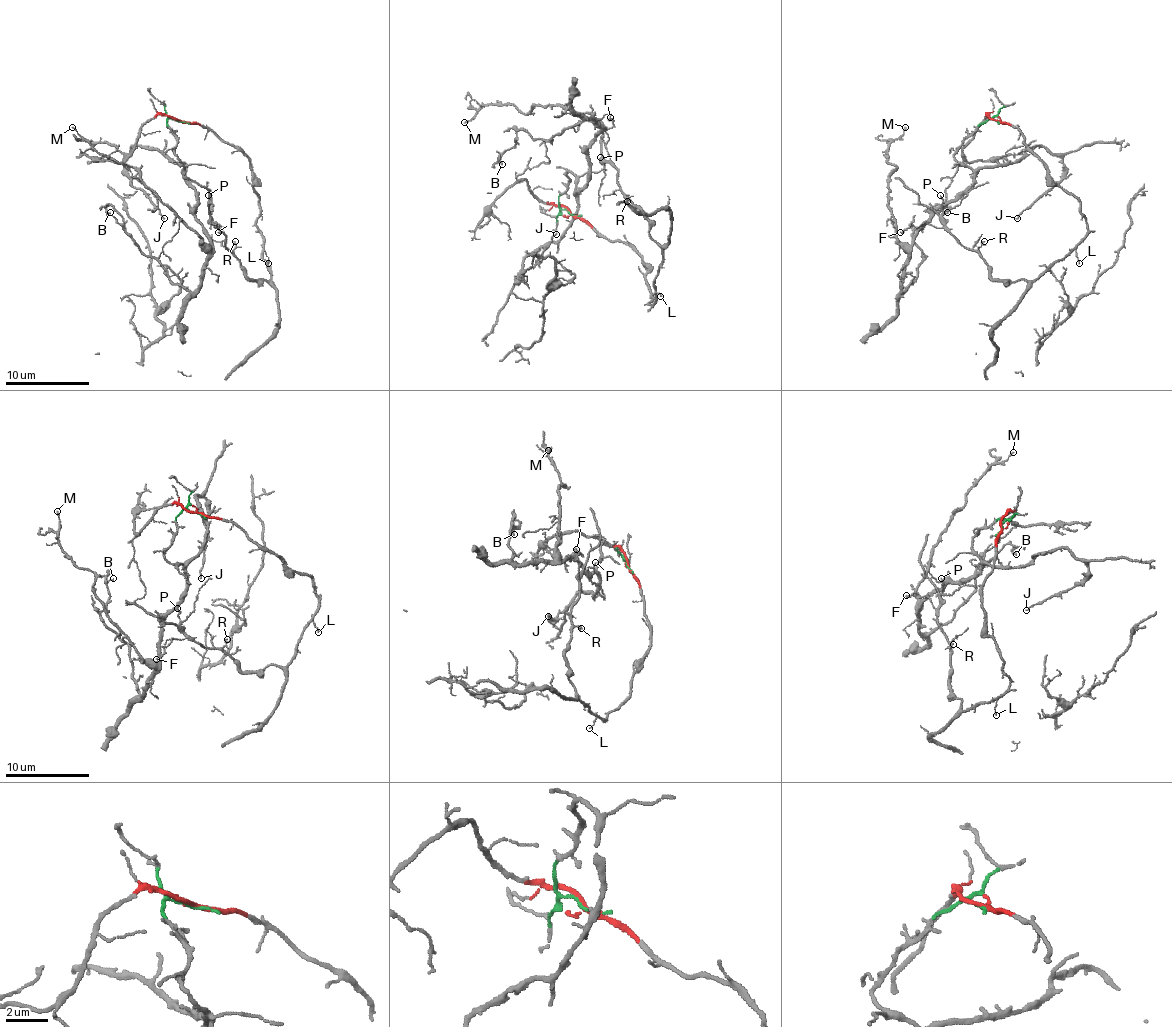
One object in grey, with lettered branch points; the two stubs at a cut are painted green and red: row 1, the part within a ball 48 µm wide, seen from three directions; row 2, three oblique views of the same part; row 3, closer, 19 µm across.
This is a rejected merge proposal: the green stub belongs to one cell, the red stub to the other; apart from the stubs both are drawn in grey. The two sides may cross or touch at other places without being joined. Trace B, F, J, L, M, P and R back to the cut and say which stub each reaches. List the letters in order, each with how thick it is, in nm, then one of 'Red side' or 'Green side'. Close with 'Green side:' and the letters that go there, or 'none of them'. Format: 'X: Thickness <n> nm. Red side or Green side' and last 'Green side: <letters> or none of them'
B: Thickness 120 nm. Green side
F: Thickness 140 nm. Red side
J: Thickness 120 nm. Green side
L: Thickness 80 nm. Red side
M: Thickness 110 nm. Green side
P: Thickness 110 nm. Red side
R: Thickness 80 nm. Red side
Green side: B, J, M

